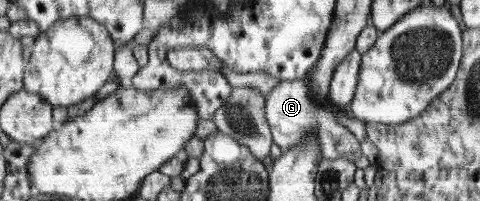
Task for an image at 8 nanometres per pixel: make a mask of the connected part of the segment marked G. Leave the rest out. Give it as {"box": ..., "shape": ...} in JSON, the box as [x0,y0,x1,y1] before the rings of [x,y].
{"box":[265,77,361,163],"shape":[[[306,77],[280,82],[268,95],[265,110],[266,122],[272,134],[272,142],[279,146],[282,153],[291,150],[296,144],[302,142],[307,137],[307,133],[311,132],[311,129],[317,129],[317,133],[319,133],[318,144],[321,144],[323,159],[345,158],[354,163],[361,158],[360,142],[345,126],[341,126],[337,122],[333,108],[329,106],[329,103],[319,105],[315,102],[314,94],[311,93]]]}

